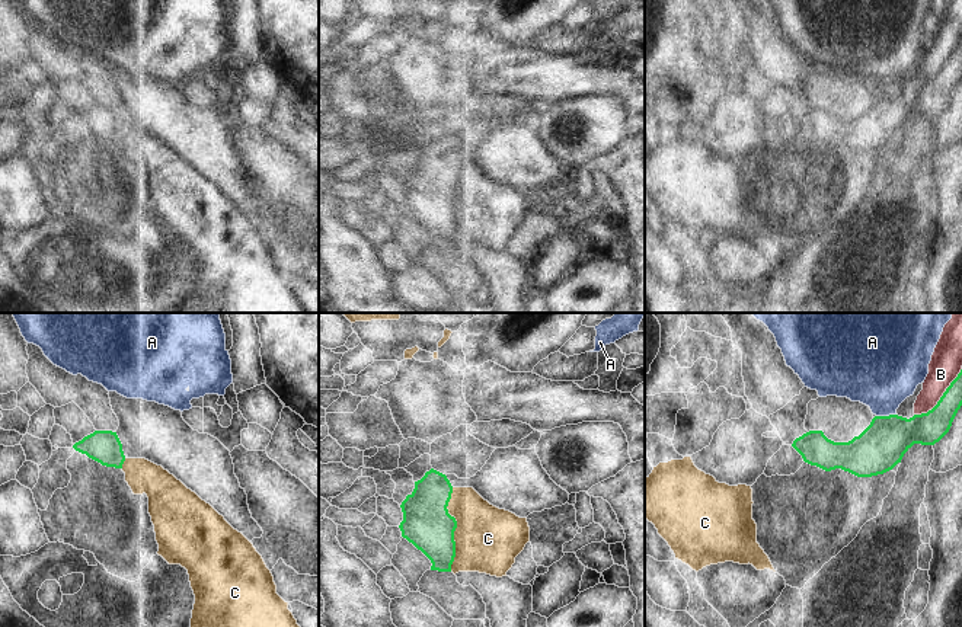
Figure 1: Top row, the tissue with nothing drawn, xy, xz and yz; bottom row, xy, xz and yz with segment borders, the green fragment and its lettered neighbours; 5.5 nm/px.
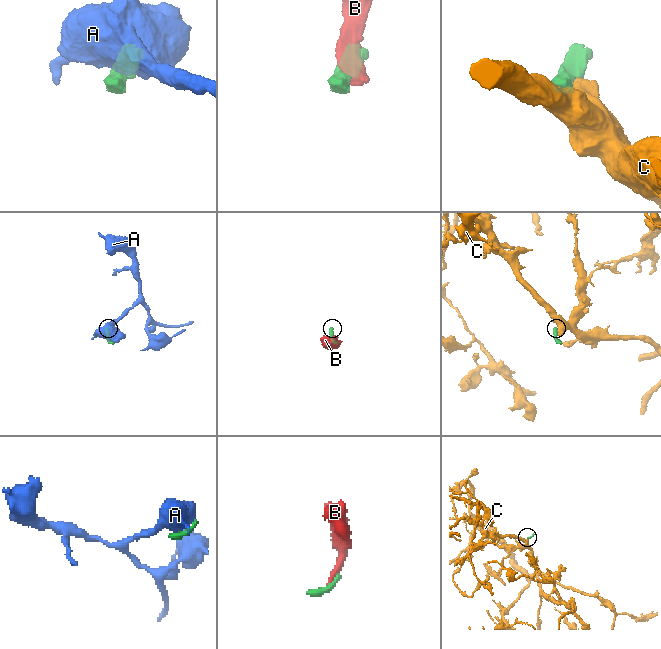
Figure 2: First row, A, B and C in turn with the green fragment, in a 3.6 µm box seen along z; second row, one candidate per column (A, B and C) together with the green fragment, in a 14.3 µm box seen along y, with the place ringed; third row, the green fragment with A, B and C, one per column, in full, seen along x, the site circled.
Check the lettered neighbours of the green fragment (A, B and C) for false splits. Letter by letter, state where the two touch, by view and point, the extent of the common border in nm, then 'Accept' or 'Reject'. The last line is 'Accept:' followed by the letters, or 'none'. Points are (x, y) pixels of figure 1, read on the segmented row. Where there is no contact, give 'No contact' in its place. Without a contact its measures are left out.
A: Touches green at yz (885, 416). Shared border 110 nm. Reject
B: Touches green at yz (940, 397). Shared border 380 nm. Reject
C: Touches green at xz (454, 530). Shared border 460 nm. Reject
Accept: none

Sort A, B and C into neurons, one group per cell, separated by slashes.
A / B C

